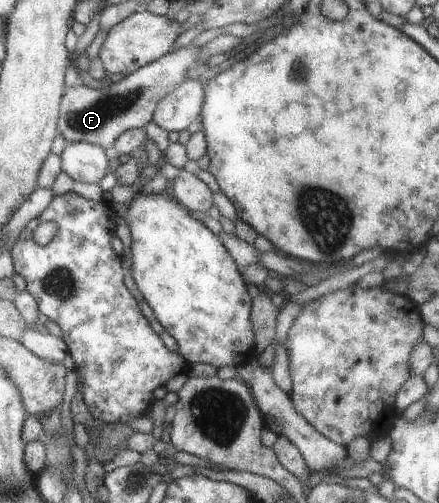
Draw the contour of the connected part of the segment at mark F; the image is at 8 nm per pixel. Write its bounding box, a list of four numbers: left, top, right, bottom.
[56,45,201,151]

